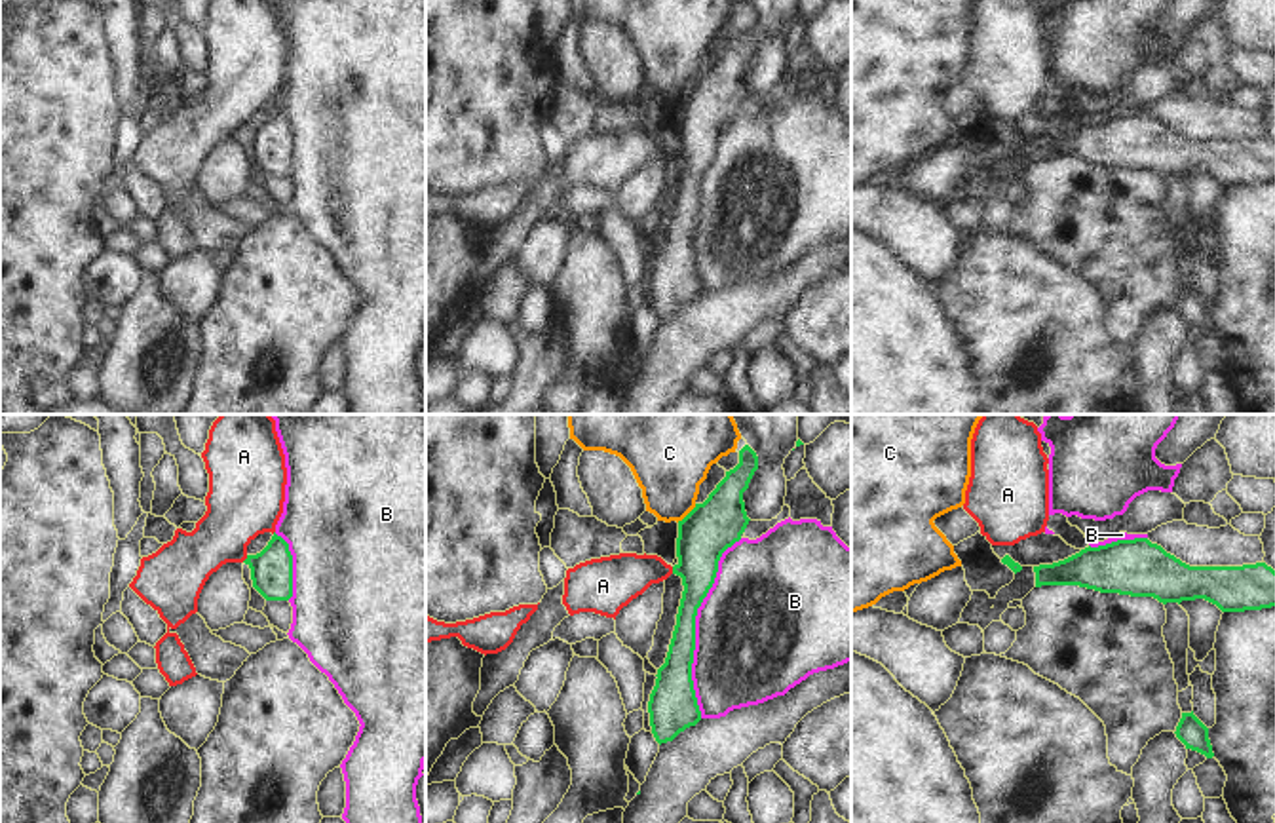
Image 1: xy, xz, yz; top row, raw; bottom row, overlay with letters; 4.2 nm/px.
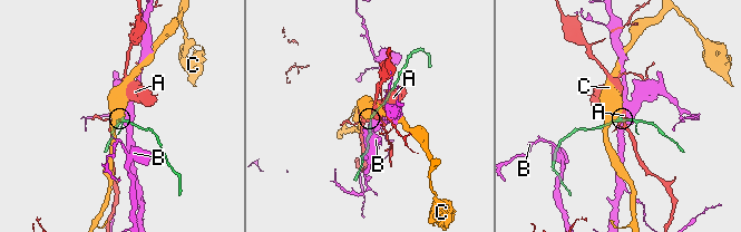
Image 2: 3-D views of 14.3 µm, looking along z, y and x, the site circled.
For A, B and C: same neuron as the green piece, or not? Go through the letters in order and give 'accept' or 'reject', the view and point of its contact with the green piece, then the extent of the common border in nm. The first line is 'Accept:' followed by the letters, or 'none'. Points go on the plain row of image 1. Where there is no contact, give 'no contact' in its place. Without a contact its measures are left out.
Accept: none
A: reject; meets green in xy at (246, 133); contact 40 nm long
B: reject; meets green in xz at (694, 200); contact 800 nm long
C: reject; meets green in xz at (688, 88); contact 120 nm long

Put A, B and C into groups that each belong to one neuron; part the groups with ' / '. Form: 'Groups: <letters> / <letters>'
Groups: A / B / C.

